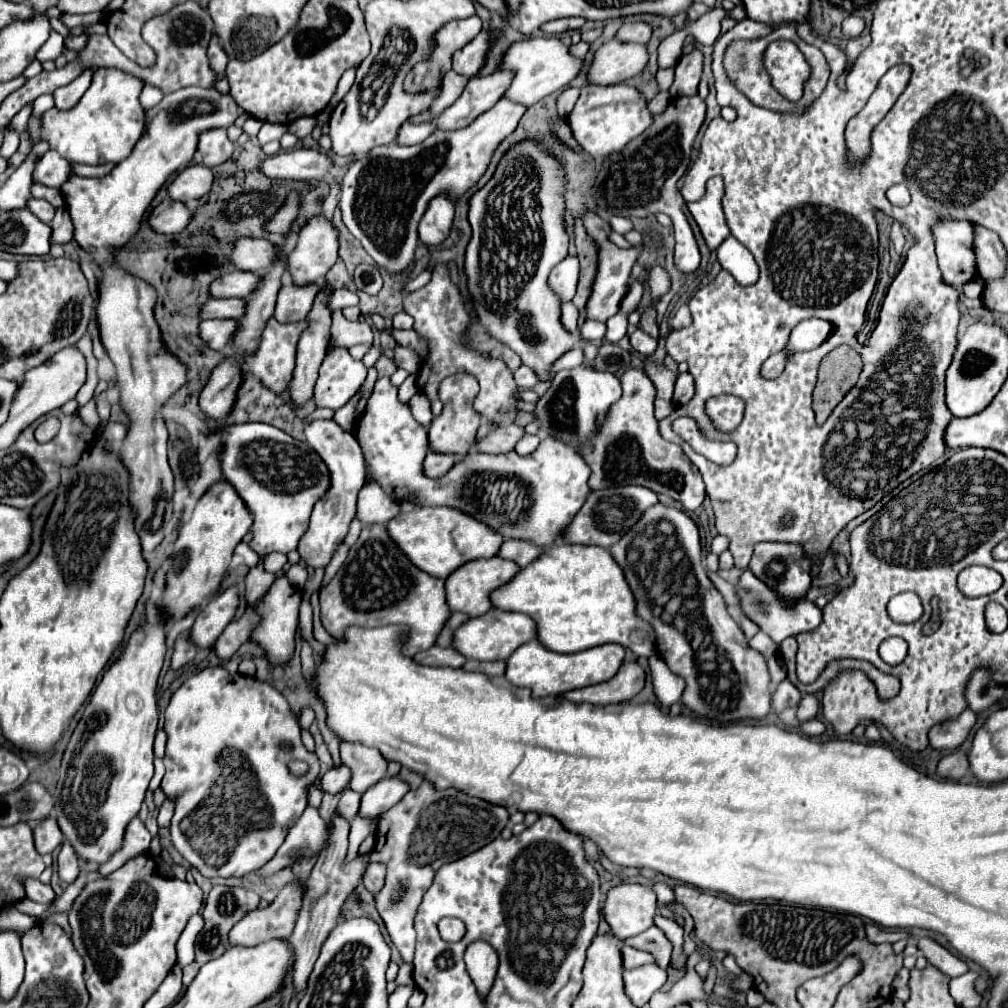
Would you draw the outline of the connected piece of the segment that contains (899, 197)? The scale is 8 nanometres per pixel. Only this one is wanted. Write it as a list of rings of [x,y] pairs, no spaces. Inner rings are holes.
[[[896,184],[886,192],[888,200],[896,206],[905,206],[909,204],[910,193],[905,184]]]

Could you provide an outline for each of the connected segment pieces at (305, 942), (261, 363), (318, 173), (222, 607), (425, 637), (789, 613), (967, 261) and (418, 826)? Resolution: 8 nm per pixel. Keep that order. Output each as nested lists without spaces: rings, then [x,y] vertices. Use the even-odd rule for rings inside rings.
[[[332,816],[332,836],[330,836],[330,846],[318,856],[318,862],[308,878],[308,892],[296,922],[296,928],[290,936],[290,944],[296,952],[296,964],[294,964],[294,988],[296,990],[304,990],[306,986],[306,978],[310,976],[310,970],[318,958],[318,950],[322,946],[322,942],[328,938],[330,930],[338,924],[340,918],[340,910],[344,906],[344,902],[354,894],[354,890],[362,884],[362,876],[368,868],[368,862],[364,860],[352,860],[346,862],[346,854],[348,854],[348,830],[350,824],[340,818],[340,816]]]
[[[274,316],[266,322],[264,326],[264,332],[262,332],[262,338],[260,338],[260,344],[254,352],[246,354],[244,358],[244,364],[246,364],[246,370],[250,370],[268,390],[272,390],[274,394],[284,394],[290,380],[292,380],[292,372],[294,372],[294,350],[296,350],[296,344],[298,344],[298,338],[300,334],[308,328],[308,320],[300,320],[300,322],[288,322],[288,324],[282,324],[278,322]]]
[[[290,150],[274,154],[262,162],[262,172],[268,178],[286,178],[286,180],[322,180],[330,184],[329,199],[323,201],[322,210],[326,218],[332,218],[340,200],[338,180],[332,176],[334,162],[322,150]]]
[[[230,586],[224,592],[220,592],[214,600],[202,608],[198,614],[194,626],[190,628],[190,640],[198,648],[212,648],[218,636],[224,632],[224,628],[232,622],[234,614],[240,608],[240,588]]]
[[[368,524],[362,528],[362,534],[350,548],[346,562],[338,574],[322,588],[320,600],[322,624],[334,638],[342,638],[348,626],[410,626],[410,638],[404,646],[404,654],[410,656],[432,648],[452,614],[446,602],[444,580],[418,570],[388,536],[384,524]]]
[[[746,570],[746,572],[742,574],[740,584],[736,586],[736,592],[738,592],[738,598],[740,598],[740,608],[742,608],[742,612],[744,612],[750,620],[754,620],[754,622],[756,622],[774,642],[778,642],[778,644],[780,644],[784,638],[788,638],[788,636],[796,636],[796,634],[800,634],[800,632],[814,630],[814,628],[818,628],[820,622],[822,622],[822,610],[820,610],[816,604],[812,604],[812,602],[808,602],[808,600],[802,600],[802,602],[794,604],[794,606],[780,604],[778,598],[774,596],[774,592],[772,592],[764,582],[760,582],[754,574],[750,574],[750,570]]]
[[[942,220],[934,226],[938,266],[944,282],[964,286],[976,278],[974,226],[970,222]]]
[[[422,782],[418,790],[410,790],[396,806],[380,816],[370,862],[384,862],[388,866],[388,874],[384,888],[376,896],[376,908],[388,924],[388,934],[400,950],[404,962],[412,964],[416,940],[414,914],[438,868],[496,840],[506,822],[506,808],[460,794],[452,788],[442,792],[434,790],[430,782]]]

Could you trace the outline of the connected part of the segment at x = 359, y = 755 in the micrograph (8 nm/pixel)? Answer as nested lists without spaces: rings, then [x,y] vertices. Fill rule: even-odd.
[[[340,742],[340,756],[346,766],[350,766],[354,778],[350,782],[350,788],[356,792],[364,792],[370,786],[374,786],[378,780],[386,774],[386,760],[382,754],[374,748],[362,746],[362,744],[346,744]]]

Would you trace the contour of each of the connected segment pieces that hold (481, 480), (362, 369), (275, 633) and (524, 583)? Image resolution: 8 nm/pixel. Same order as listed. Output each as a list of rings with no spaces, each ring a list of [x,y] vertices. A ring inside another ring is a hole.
[[[388,378],[376,382],[366,412],[356,420],[354,436],[364,450],[368,474],[378,480],[392,500],[416,506],[458,508],[492,526],[504,538],[520,538],[538,546],[550,546],[590,494],[590,468],[576,450],[554,436],[546,436],[538,450],[524,458],[516,452],[498,456],[470,452],[444,478],[426,478],[422,474],[422,460],[429,451],[426,430],[414,422],[408,404],[398,400],[398,388],[392,386]]]
[[[328,346],[316,382],[316,408],[340,410],[356,396],[366,374],[368,368],[356,362],[346,348]]]
[[[280,574],[278,580],[274,582],[274,586],[268,590],[266,598],[262,600],[262,606],[258,606],[258,610],[262,610],[262,614],[266,614],[266,618],[262,618],[262,626],[258,626],[258,634],[254,634],[254,642],[258,642],[266,650],[268,660],[274,664],[290,660],[290,656],[294,652],[300,600],[302,600],[302,592],[296,586],[292,586],[284,574]]]
[[[556,544],[550,546],[534,564],[522,568],[512,584],[492,594],[498,610],[524,612],[538,624],[538,640],[554,652],[580,652],[598,644],[622,644],[638,656],[652,656],[656,634],[654,628],[636,614],[636,598],[624,578],[622,568],[602,546]],[[632,632],[642,632],[644,642],[634,642]]]

